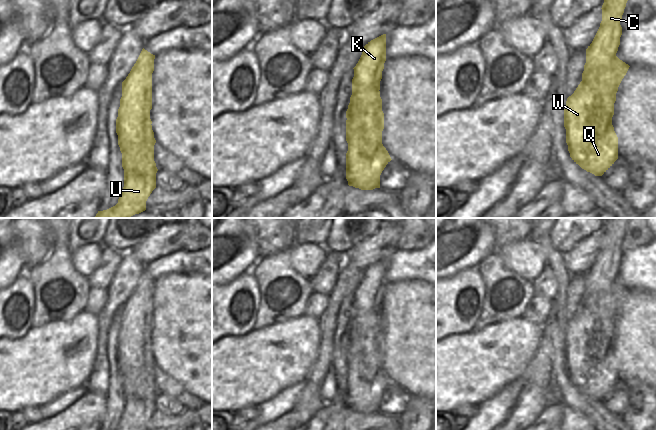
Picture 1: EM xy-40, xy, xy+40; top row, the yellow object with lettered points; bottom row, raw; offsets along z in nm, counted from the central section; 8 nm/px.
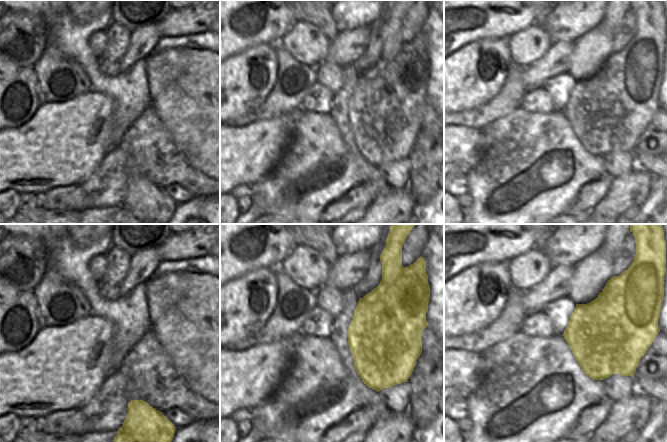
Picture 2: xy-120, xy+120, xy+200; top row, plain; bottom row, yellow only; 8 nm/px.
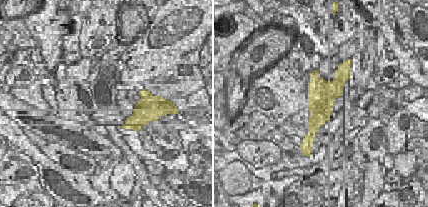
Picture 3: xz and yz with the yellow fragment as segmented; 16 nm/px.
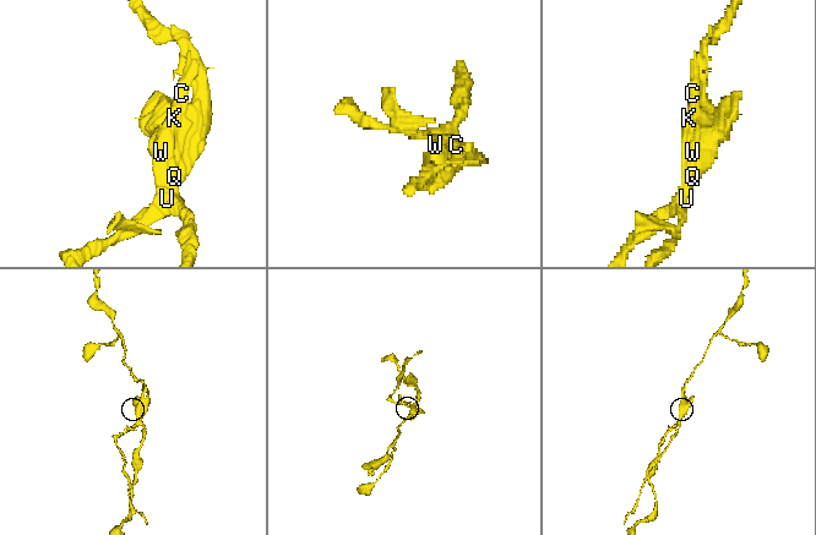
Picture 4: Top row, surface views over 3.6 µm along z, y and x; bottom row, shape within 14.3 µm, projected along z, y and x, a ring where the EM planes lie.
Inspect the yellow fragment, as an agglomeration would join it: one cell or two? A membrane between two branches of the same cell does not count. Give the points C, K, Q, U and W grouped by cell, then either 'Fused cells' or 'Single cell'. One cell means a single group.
Groups: C K Q / U W. Fused cells.

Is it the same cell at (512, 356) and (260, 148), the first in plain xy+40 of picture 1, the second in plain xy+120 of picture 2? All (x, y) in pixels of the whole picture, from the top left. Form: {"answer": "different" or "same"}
{"answer": "same"}

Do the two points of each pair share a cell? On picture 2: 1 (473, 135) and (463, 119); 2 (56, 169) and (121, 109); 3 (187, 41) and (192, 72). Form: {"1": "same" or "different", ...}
{"1": "different", "2": "different", "3": "different"}

